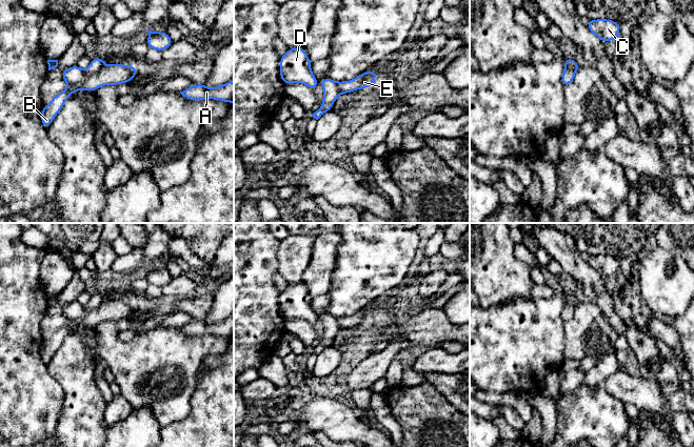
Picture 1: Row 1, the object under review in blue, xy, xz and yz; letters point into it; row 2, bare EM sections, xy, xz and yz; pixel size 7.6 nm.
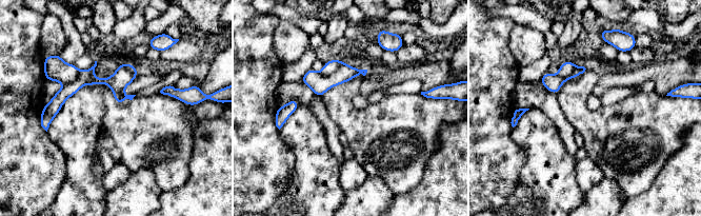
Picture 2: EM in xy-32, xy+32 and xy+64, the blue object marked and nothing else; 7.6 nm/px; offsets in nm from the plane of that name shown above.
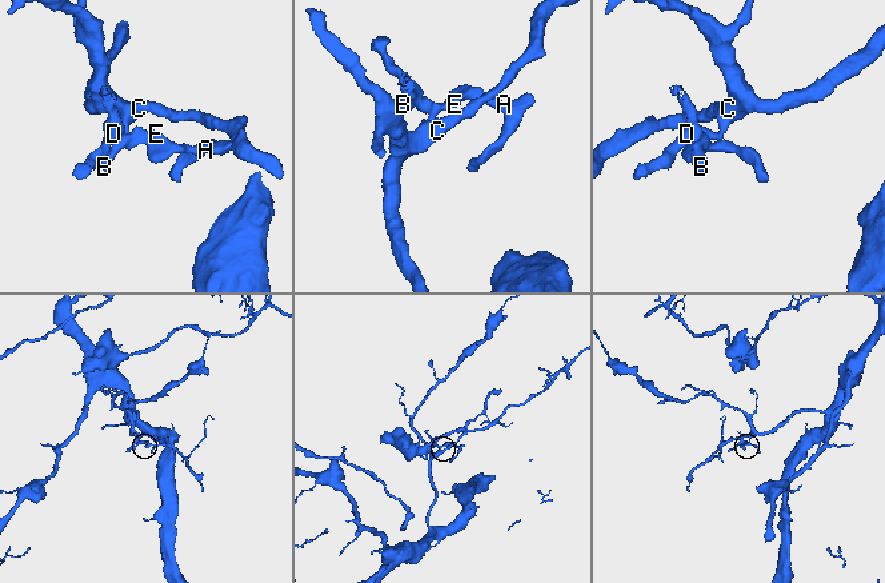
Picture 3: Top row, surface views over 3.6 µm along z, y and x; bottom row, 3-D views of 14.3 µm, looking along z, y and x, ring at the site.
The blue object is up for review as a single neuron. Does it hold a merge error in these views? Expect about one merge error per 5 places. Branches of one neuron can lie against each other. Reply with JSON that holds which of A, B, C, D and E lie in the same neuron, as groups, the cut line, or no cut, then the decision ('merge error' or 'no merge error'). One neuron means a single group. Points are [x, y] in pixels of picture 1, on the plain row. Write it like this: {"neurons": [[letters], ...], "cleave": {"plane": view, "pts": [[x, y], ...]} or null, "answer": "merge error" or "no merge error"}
{"neurons": [["A", "D", "E"], ["B", "C"]], "cleave": {"plane": "xy", "pts": [[103, 300], [94, 309], [84, 310], [82, 308]]}, "answer": "merge error"}

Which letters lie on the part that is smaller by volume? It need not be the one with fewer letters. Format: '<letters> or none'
A, D, E

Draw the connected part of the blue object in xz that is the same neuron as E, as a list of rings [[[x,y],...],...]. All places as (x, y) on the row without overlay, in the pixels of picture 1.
[[[369,306],[360,309],[352,317],[337,318],[338,326],[340,329],[349,329],[359,324],[369,324],[374,320],[378,306]]]

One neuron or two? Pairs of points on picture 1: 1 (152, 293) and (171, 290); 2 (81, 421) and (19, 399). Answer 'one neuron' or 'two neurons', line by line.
1: two neurons
2: two neurons

